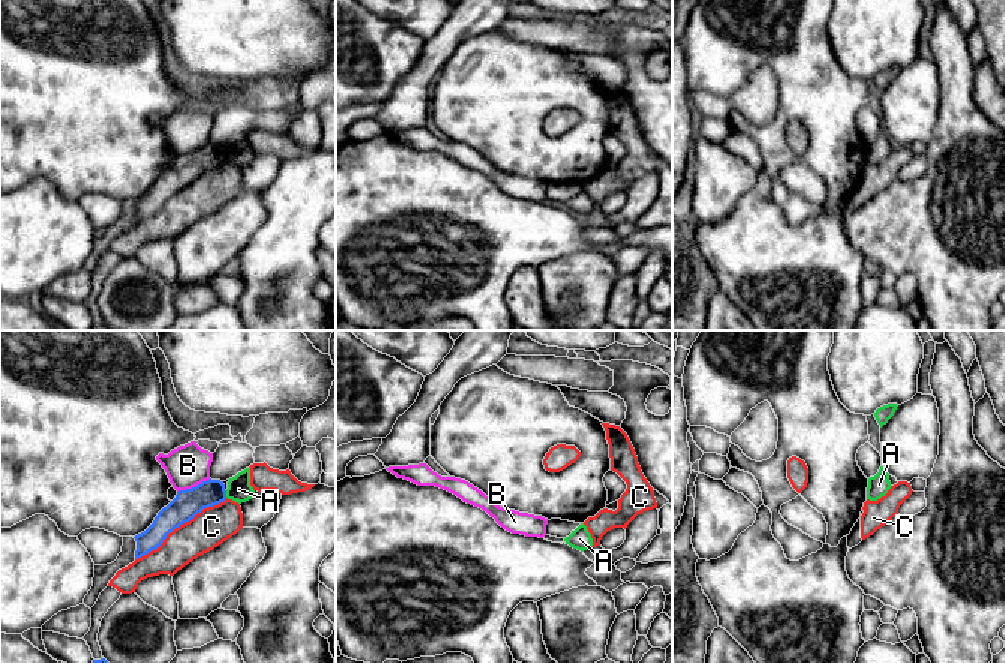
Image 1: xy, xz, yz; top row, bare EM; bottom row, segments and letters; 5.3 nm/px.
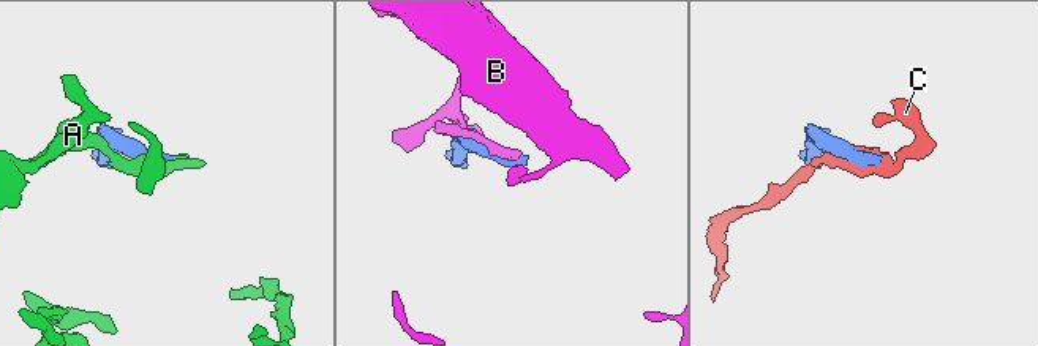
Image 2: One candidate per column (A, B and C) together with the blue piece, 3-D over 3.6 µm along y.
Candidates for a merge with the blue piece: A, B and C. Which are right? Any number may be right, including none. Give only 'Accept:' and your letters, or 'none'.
Accept: none

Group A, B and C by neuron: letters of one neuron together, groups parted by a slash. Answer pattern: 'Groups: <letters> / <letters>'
Groups: A / B / C

